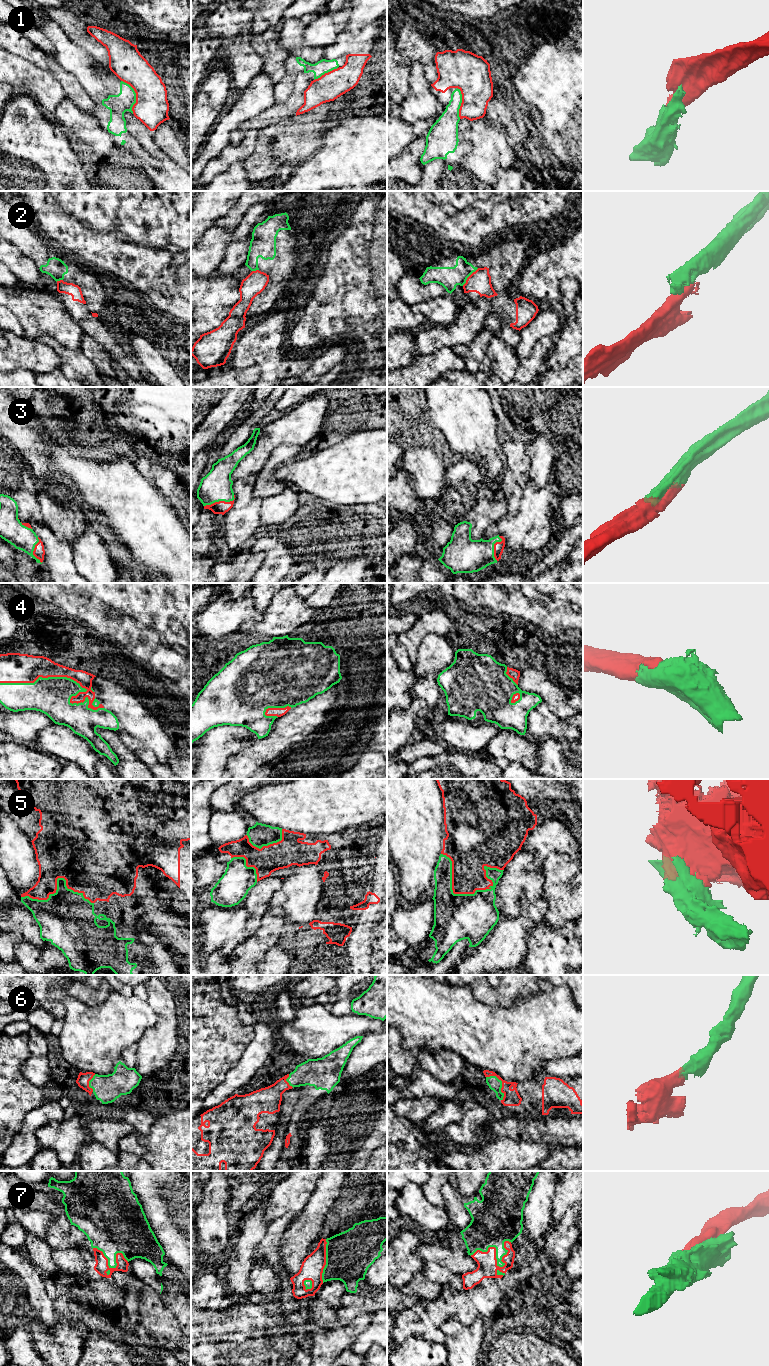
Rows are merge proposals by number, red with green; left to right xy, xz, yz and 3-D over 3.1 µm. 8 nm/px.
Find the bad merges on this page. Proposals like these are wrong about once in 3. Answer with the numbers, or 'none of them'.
1, 2, 5

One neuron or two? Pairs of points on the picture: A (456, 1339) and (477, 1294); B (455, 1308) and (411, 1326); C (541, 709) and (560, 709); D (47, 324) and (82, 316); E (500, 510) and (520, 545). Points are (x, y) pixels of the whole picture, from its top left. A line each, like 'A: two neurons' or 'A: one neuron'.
A: two neurons
B: one neuron
C: two neurons
D: two neurons
E: two neurons

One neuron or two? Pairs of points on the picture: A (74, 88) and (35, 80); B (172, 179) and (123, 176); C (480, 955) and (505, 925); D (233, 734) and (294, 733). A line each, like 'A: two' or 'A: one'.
A: two
B: two
C: one
D: two

